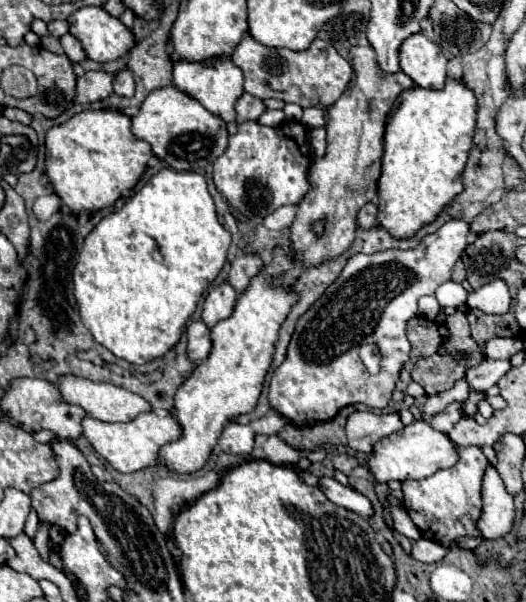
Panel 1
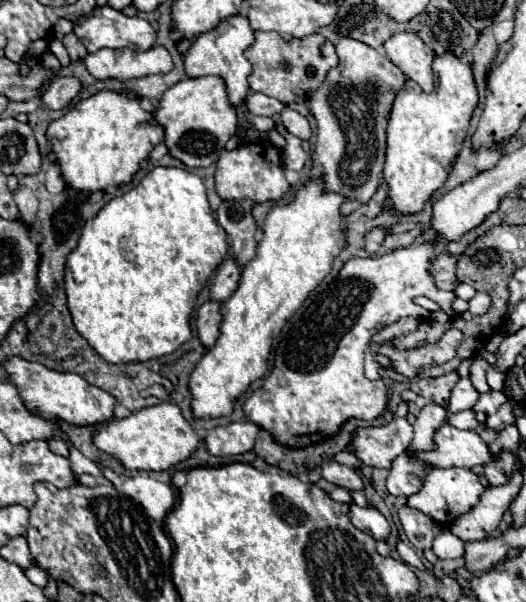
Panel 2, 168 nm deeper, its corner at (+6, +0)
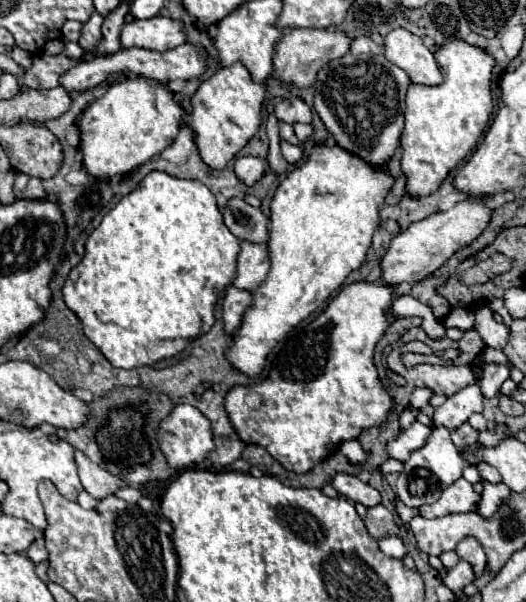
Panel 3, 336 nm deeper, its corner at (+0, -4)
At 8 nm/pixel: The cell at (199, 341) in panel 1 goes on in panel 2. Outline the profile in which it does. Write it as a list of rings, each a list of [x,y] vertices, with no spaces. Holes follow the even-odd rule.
[[[206,301],[198,309],[196,327],[198,327],[198,337],[206,349],[210,349],[220,335],[220,323],[222,323],[220,309],[222,309],[222,303],[218,301]]]

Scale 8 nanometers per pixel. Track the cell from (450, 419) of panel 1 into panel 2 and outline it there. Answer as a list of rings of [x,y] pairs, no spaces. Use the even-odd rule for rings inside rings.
[[[470,375],[468,377],[462,377],[456,387],[454,387],[454,393],[450,397],[450,405],[448,405],[448,411],[452,413],[458,413],[458,411],[464,411],[464,409],[472,409],[474,403],[478,401],[480,393],[474,389],[472,381],[470,381]]]

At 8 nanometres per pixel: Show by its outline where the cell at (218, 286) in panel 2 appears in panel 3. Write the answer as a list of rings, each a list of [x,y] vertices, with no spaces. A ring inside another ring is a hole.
[[[242,241],[240,247],[242,249],[238,253],[236,277],[234,277],[232,285],[242,291],[254,291],[270,269],[268,249],[266,249],[266,245],[256,245],[256,243],[248,243],[248,241]]]

